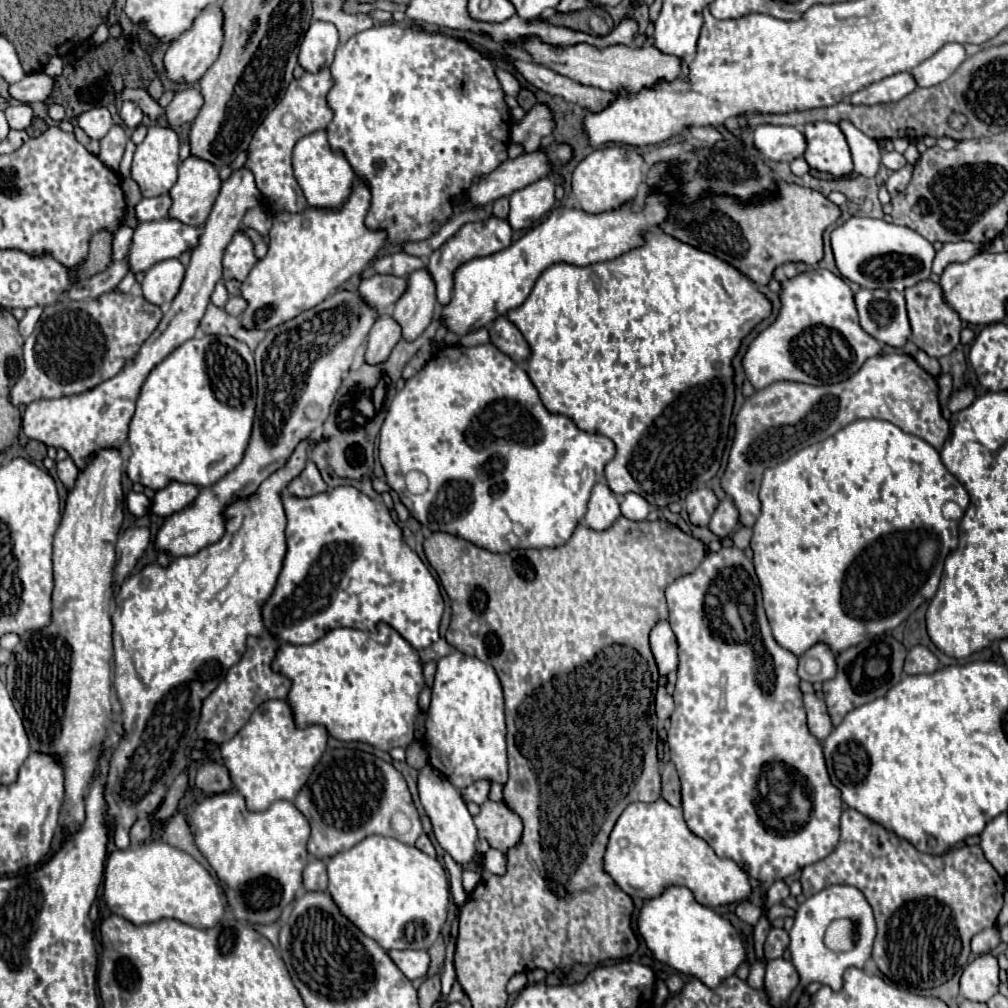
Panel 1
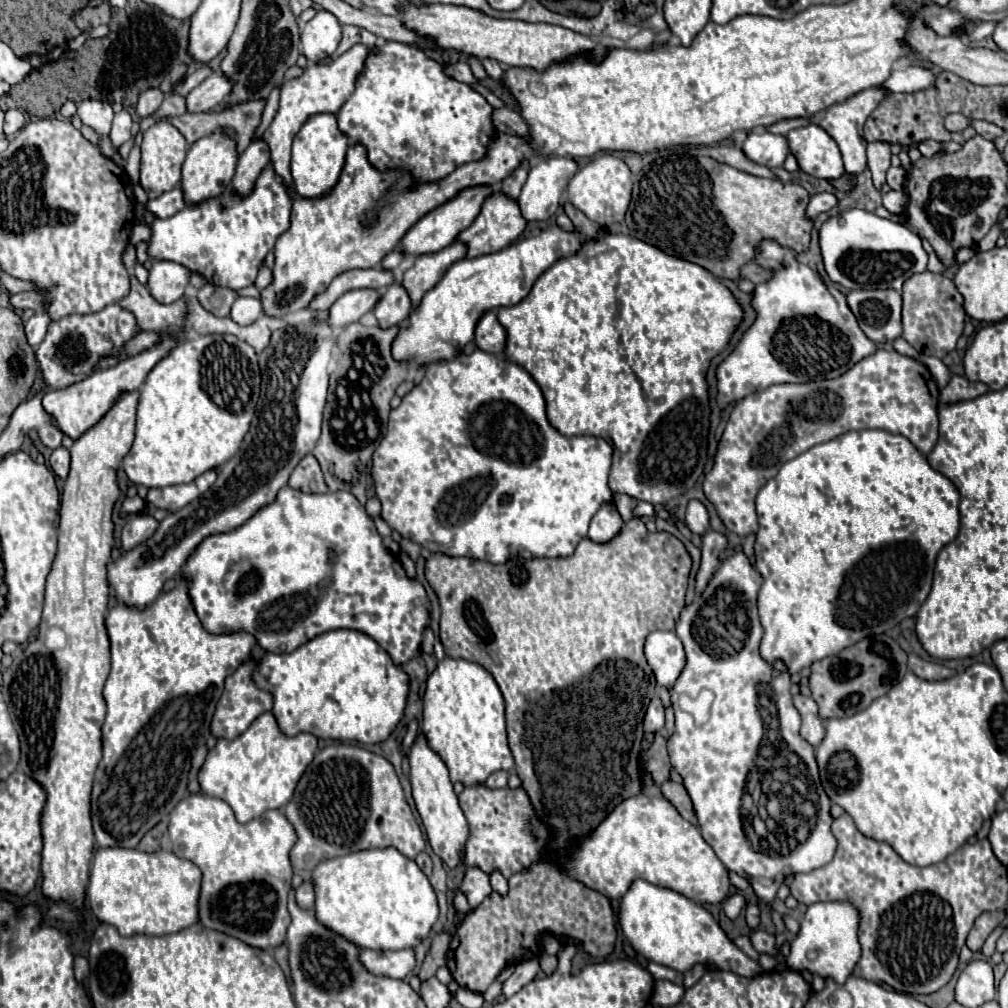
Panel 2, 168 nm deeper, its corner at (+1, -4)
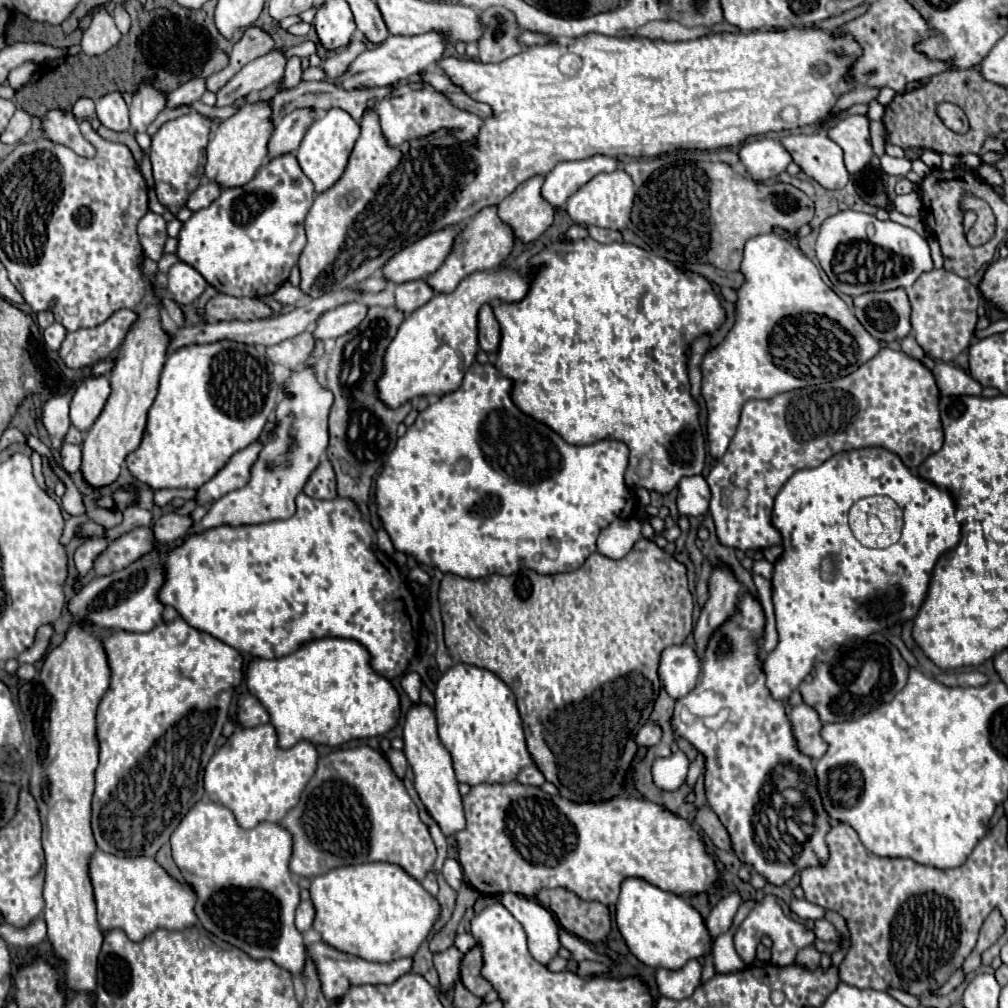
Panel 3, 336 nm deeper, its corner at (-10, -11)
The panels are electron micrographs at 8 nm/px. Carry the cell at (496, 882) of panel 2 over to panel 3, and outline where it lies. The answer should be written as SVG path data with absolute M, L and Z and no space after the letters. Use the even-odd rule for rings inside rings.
M514 892L500 894L500 902L524 926L528 934L528 950L532 958L540 964L548 964L560 948L558 924L552 912L540 906L536 900L518 896Z

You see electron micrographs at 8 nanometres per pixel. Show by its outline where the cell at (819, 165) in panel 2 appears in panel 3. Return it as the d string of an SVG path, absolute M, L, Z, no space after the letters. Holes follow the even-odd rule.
M790 134L782 140L782 144L802 172L816 180L822 188L838 190L848 184L850 174L844 168L840 146L826 134Z

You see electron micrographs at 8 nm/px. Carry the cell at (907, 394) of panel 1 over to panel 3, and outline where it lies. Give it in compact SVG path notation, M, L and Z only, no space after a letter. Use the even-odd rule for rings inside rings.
M882 348L872 360L862 364L850 376L832 380L828 384L810 386L778 394L770 400L750 400L742 408L738 430L722 456L706 478L712 500L710 512L716 524L718 540L726 546L740 550L764 550L780 544L778 530L770 524L772 504L786 480L802 468L820 466L830 456L866 446L882 446L902 458L902 462L916 470L932 452L944 444L944 430L940 424L940 392L934 374L920 362L890 348Z

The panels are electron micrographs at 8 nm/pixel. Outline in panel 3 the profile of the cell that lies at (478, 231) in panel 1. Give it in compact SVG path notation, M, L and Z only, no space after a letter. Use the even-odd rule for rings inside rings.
M534 176L498 204L498 216L512 228L516 242L538 240L554 220L554 208L540 196L542 182L542 176Z

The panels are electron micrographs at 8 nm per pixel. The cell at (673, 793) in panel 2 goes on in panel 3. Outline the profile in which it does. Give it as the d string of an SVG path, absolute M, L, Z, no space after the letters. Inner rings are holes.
M708 806L698 808L698 812L696 812L696 816L694 816L694 822L702 828L704 836L706 836L716 848L722 848L722 850L728 850L728 852L732 850L726 828L722 826L722 822L718 820L718 816L716 816Z

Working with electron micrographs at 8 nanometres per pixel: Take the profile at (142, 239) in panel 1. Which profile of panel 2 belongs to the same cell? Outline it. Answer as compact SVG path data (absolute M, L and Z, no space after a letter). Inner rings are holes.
M267 163L249 195L237 195L231 187L227 187L217 197L191 203L173 217L157 219L153 223L149 255L181 263L189 271L203 275L209 283L219 287L233 291L249 287L255 283L265 255L273 251L279 235L289 229L291 205L293 199L287 185L281 175L275 173L273 165Z

